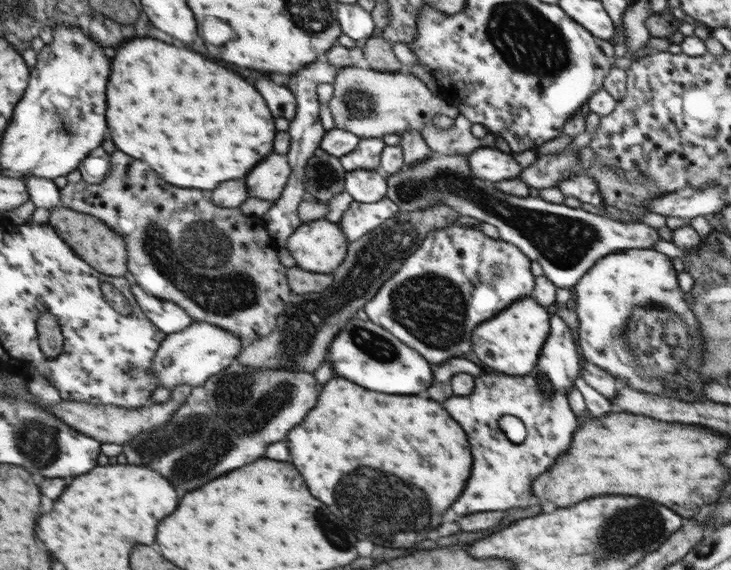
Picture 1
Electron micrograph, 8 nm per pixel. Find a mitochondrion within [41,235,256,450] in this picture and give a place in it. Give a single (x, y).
(129, 375)

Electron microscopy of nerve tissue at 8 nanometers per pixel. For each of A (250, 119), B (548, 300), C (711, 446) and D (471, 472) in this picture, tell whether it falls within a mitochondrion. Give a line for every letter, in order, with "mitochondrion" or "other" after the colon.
A: other
B: other
C: other
D: other

